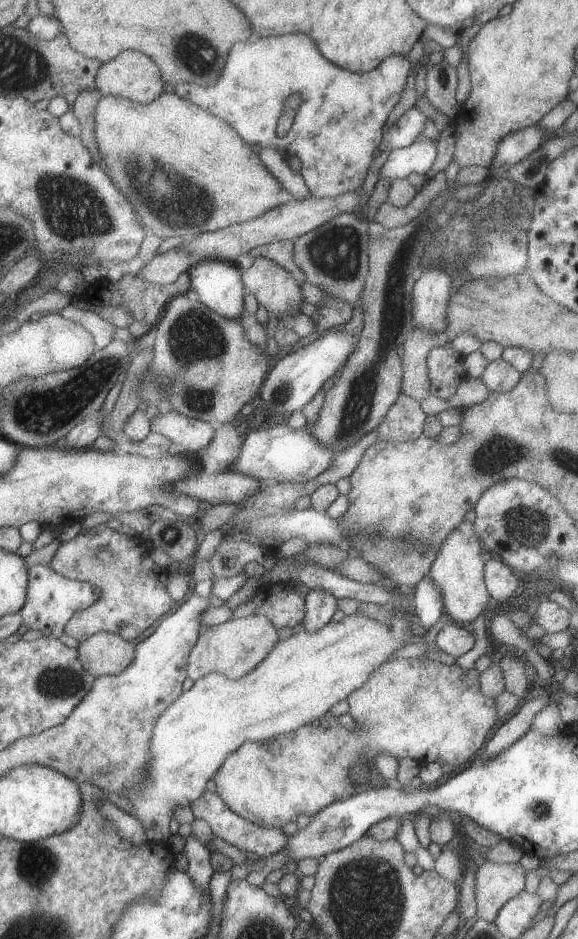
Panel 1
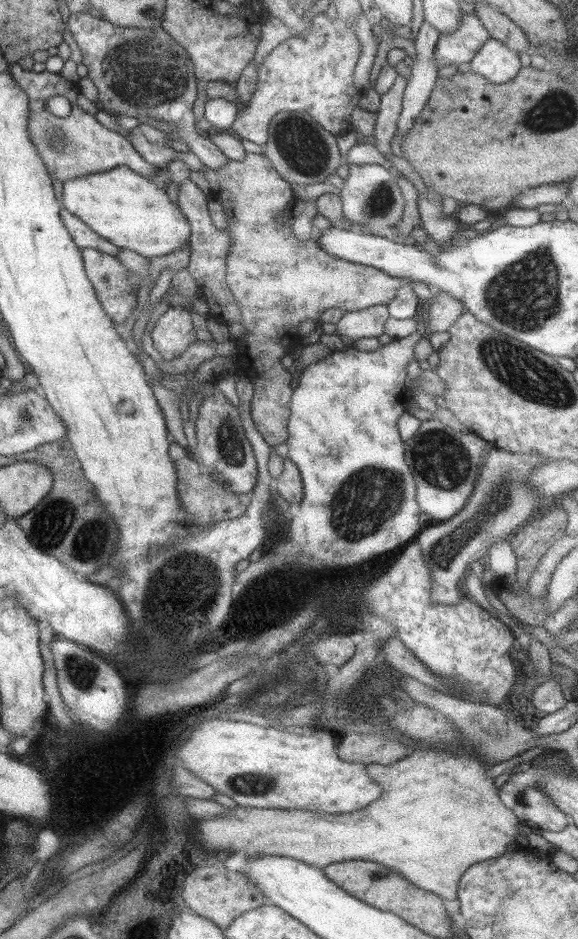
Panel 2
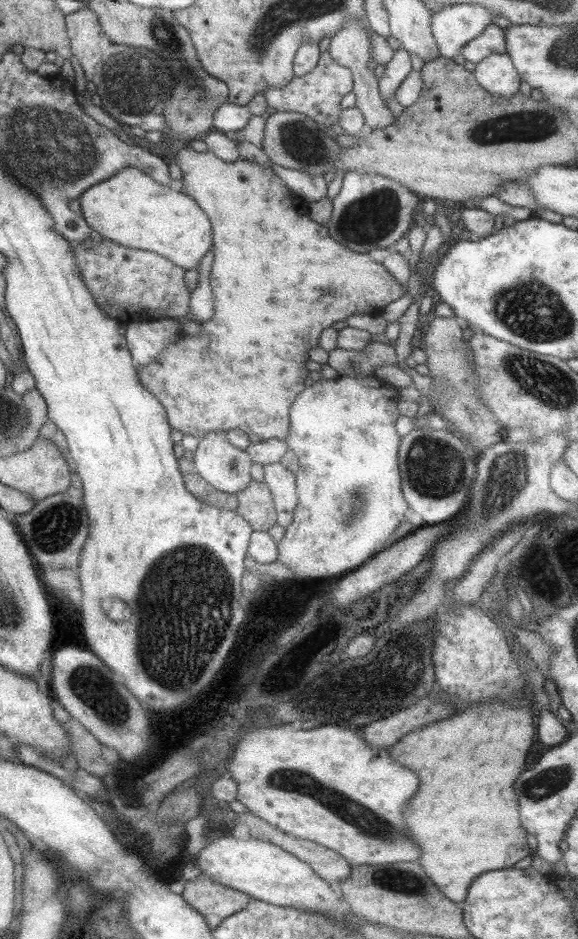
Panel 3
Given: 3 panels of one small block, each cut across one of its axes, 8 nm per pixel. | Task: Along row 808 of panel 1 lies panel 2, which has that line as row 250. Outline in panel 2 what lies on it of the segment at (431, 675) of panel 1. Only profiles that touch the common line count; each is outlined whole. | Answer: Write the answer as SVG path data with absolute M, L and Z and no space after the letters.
M248 152L246 157L241 161L229 160L227 165L223 166L220 170L210 170L207 166L204 166L200 171L204 173L206 180L211 184L211 189L213 190L212 196L217 198L221 202L220 204L222 204L223 210L226 214L226 222L228 222L228 230L231 232L229 235L233 240L231 251L227 258L226 282L229 284L231 293L235 296L235 299L240 305L242 313L242 320L240 323L242 323L245 328L245 336L240 336L236 339L236 342L243 347L243 353L239 356L241 360L239 361L238 369L242 369L246 373L255 388L253 391L253 399L251 400L251 419L254 421L255 427L262 433L264 440L270 446L286 443L289 437L288 423L291 415L291 398L295 388L292 388L290 385L290 382L292 382L292 376L288 373L286 367L282 365L280 360L291 351L288 345L291 345L292 343L300 343L300 336L297 328L302 322L302 319L312 319L320 322L320 315L327 308L337 308L344 311L357 311L377 304L387 305L395 297L395 294L404 282L400 277L390 276L388 273L372 268L371 266L364 266L363 264L356 264L331 256L331 254L328 254L325 250L320 248L316 239L309 239L304 242L298 241L292 231L292 226L286 225L286 223L282 221L286 206L288 206L288 204L290 204L289 202L294 200L294 197L296 196L294 195L294 191L292 191L293 189L291 184L286 182L278 172L276 172L276 169L272 166L271 160L268 160L264 154L252 154L252 152Z

